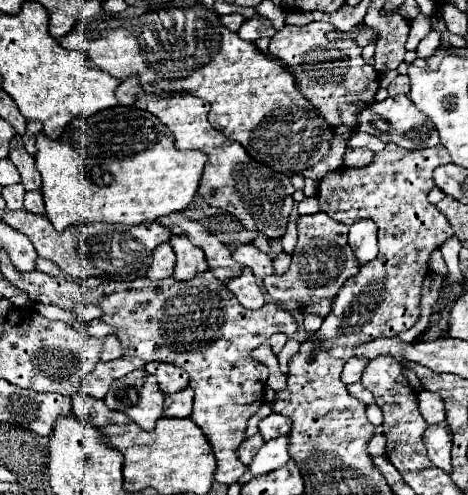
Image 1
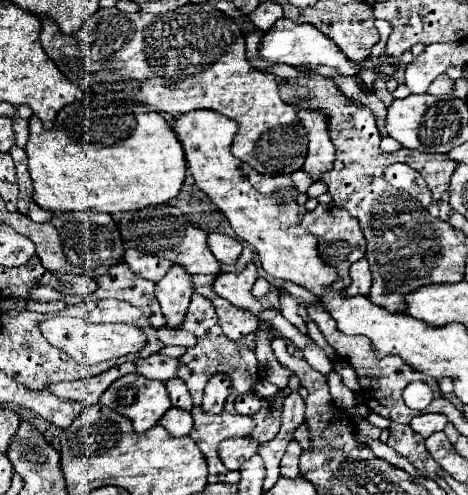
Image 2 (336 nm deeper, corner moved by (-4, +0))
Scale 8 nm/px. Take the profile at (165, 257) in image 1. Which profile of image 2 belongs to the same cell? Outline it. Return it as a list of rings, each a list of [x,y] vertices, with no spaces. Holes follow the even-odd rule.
[[[128,249],[124,255],[124,261],[136,275],[150,279],[150,281],[160,281],[172,267],[168,259],[158,259],[156,255],[146,255],[138,249]]]

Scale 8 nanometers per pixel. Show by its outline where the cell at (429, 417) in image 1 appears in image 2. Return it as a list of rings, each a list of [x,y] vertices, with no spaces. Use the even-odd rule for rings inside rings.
[[[422,413],[422,415],[418,415],[418,417],[414,417],[410,421],[410,427],[418,435],[422,435],[424,439],[428,439],[432,433],[442,431],[446,427],[446,423],[448,423],[448,419],[442,413]]]

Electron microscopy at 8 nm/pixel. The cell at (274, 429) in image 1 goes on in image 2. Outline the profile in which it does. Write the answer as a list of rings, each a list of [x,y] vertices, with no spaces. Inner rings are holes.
[[[292,439],[288,443],[288,449],[286,449],[286,453],[282,457],[282,463],[280,463],[282,477],[290,477],[290,479],[300,477],[300,471],[298,471],[298,457],[300,457],[300,453],[302,453],[302,447],[298,445],[298,441]]]

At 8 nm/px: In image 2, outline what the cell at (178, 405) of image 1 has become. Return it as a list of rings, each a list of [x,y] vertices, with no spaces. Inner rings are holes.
[[[170,407],[162,419],[160,419],[160,425],[174,437],[182,437],[182,435],[188,435],[190,429],[192,429],[192,415],[190,411],[184,411],[184,409],[178,409],[178,407]]]

